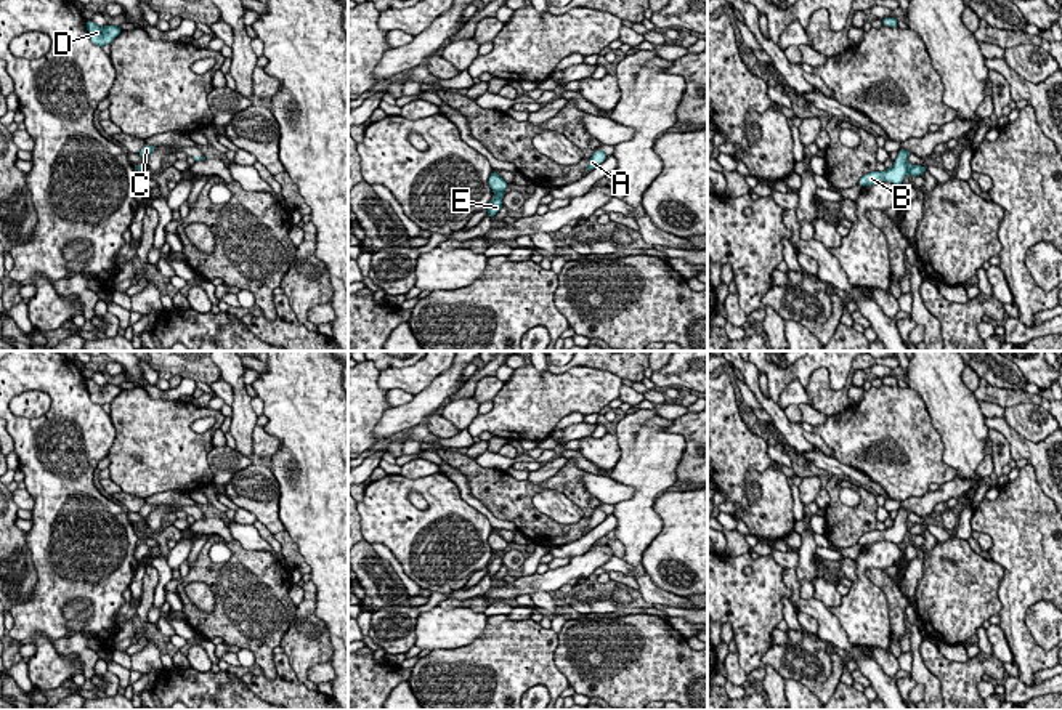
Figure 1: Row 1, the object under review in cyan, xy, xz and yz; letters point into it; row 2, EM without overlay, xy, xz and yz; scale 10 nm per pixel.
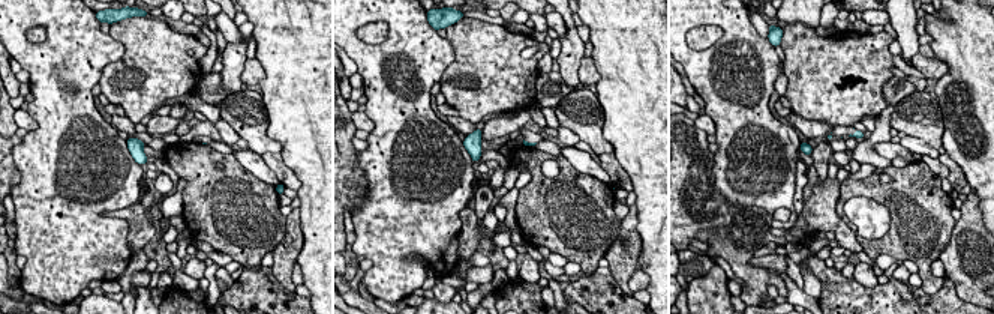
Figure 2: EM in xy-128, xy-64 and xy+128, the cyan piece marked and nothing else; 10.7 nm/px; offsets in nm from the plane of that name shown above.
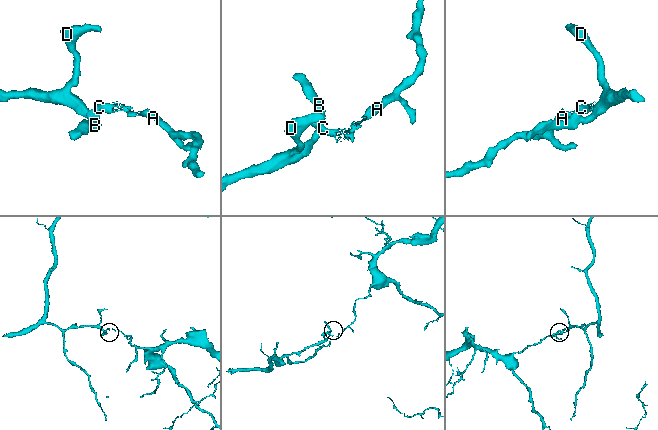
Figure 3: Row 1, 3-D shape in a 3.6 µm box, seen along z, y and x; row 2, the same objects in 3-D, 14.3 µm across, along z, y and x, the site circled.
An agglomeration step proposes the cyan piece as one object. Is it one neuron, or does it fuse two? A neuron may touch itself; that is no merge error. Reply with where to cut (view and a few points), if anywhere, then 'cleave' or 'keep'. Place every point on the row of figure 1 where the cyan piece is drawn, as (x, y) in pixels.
cut yz (910, 165), (907, 172); cleave

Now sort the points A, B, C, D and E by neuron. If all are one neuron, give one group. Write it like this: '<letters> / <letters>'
A B C / D E

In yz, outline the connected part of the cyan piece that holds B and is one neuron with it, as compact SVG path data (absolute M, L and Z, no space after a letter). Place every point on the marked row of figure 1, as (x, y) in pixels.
M900 149L897 159L894 160L894 165L890 168L886 168L884 171L871 171L860 178L858 186L871 186L879 181L889 181L897 186L903 183L905 175L908 173L908 155L911 152L906 149Z

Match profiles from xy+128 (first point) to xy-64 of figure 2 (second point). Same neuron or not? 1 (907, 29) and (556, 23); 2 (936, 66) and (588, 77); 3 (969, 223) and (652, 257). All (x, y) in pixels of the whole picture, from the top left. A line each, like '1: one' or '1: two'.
1: two
2: one
3: two

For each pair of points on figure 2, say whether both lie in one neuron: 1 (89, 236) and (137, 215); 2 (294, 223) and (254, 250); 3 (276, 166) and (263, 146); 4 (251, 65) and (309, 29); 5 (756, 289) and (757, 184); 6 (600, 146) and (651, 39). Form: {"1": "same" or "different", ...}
{"1": "different", "2": "different", "3": "different", "4": "different", "5": "different", "6": "different"}

